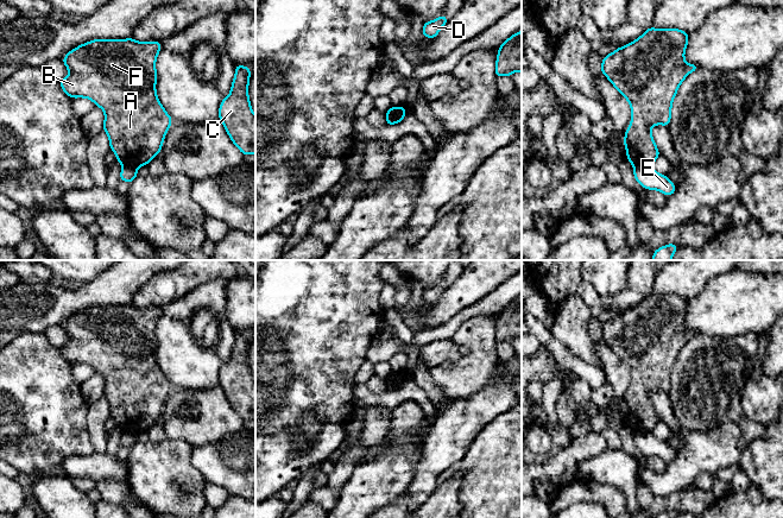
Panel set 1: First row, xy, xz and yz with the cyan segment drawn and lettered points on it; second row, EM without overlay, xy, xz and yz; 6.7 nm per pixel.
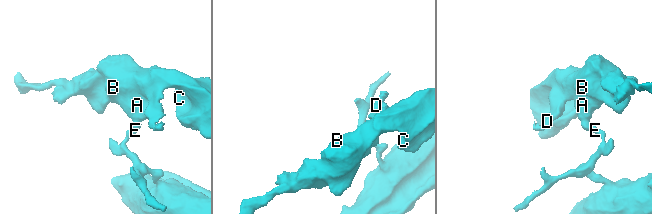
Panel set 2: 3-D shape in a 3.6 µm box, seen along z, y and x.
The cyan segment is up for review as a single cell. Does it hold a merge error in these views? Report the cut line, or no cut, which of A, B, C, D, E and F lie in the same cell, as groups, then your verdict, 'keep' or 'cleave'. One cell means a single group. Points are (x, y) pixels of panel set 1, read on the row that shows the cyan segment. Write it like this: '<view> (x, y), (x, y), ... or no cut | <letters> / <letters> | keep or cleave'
xz (392, 107), (397, 122) | A B C D F / E | cleave

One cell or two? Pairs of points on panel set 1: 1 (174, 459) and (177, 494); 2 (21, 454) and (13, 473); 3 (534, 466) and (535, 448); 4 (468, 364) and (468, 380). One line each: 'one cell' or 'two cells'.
1: one cell
2: two cells
3: two cells
4: one cell

